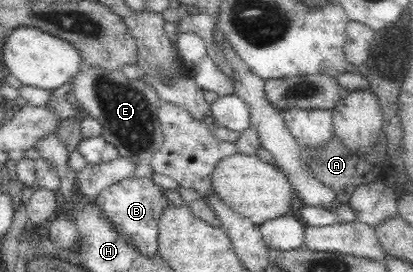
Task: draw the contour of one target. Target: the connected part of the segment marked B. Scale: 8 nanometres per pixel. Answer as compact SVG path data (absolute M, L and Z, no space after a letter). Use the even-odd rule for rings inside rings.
M128 177L102 189L94 201L96 205L100 205L109 222L119 228L119 232L136 246L137 252L154 256L158 247L159 219L166 206L169 206L164 191L150 177Z

